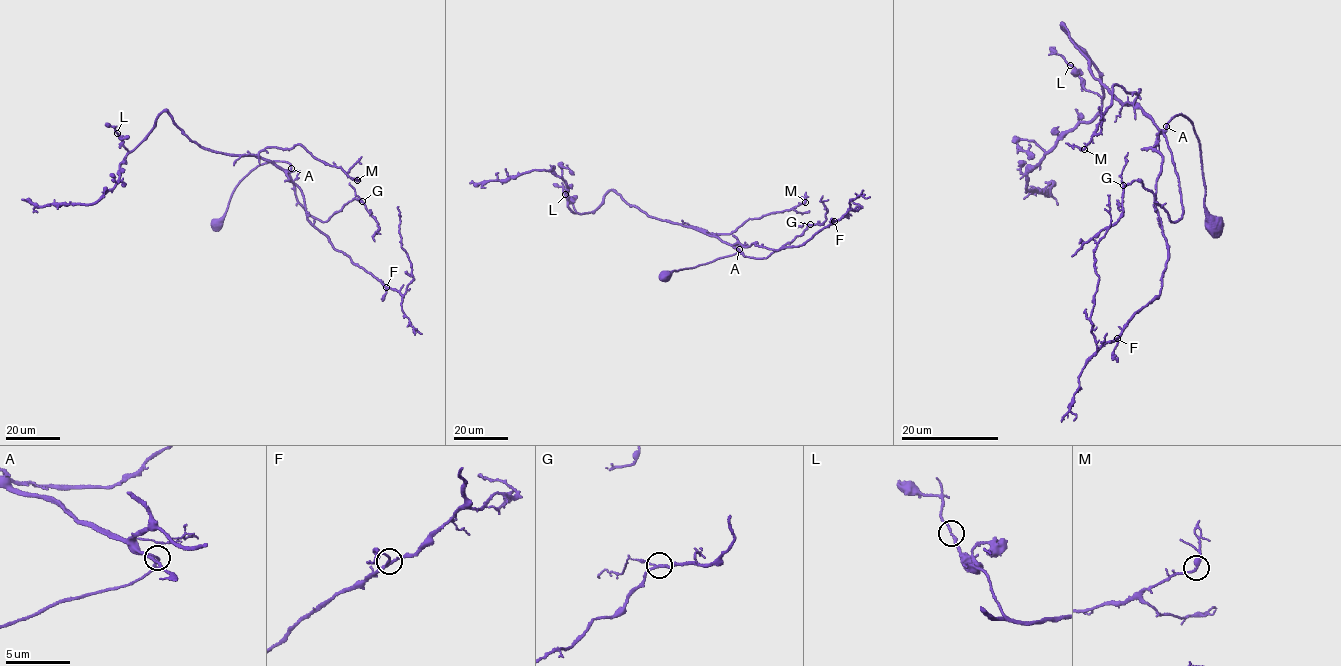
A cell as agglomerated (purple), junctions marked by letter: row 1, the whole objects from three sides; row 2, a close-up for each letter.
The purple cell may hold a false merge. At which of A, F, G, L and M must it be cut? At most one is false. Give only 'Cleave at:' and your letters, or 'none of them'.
Cleave at: none of them

